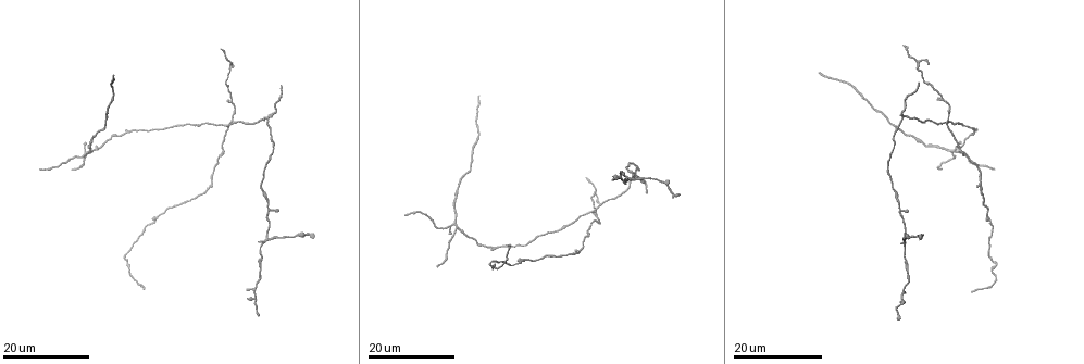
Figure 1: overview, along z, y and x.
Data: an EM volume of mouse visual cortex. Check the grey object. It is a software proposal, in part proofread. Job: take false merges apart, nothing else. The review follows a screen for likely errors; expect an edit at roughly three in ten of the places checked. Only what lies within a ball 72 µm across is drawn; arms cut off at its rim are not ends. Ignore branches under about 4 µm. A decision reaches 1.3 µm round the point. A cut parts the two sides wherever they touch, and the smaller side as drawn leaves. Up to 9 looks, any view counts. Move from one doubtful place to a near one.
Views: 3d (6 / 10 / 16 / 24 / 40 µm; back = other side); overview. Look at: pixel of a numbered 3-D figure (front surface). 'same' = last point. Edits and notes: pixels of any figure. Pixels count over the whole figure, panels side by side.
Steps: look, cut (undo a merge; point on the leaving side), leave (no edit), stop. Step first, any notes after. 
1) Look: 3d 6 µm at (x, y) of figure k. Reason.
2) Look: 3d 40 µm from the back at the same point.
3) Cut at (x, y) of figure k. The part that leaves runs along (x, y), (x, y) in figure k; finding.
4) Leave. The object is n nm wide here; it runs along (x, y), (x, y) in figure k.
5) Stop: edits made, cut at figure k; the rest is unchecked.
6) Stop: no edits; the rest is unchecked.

Look: 3d 24 µm at (266, 119) of figure 1.

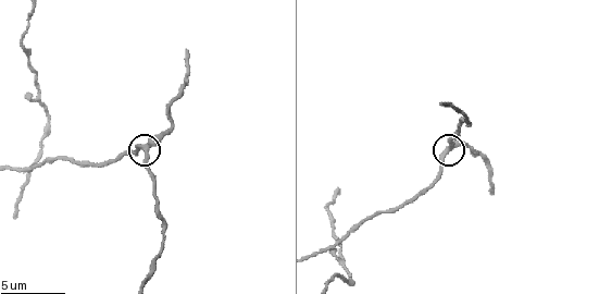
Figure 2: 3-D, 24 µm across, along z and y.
Look: 3d 10 µm at (146, 147) of figure 2.

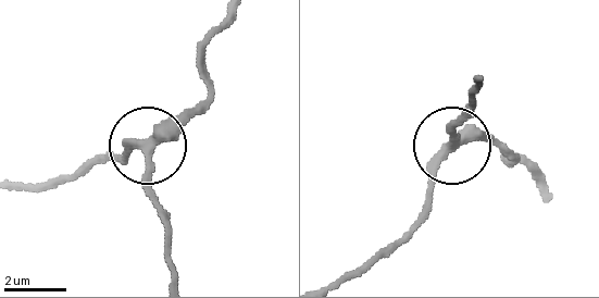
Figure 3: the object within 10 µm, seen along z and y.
Leave. 3 arms meet here; it runs along (354, 276), (410, 227), (440, 157), (487, 141), (516, 157) in figure 3; one neuron here.

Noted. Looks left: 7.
Look: 3d 24 µm at (455, 223) of figure 1. Three arms meet.

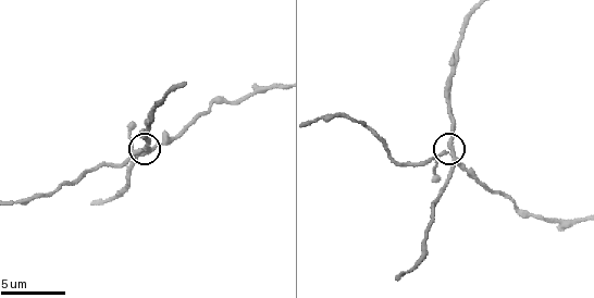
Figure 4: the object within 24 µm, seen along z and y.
Look: 3d 6 µm at (448, 150) of figure 4. Closer look.

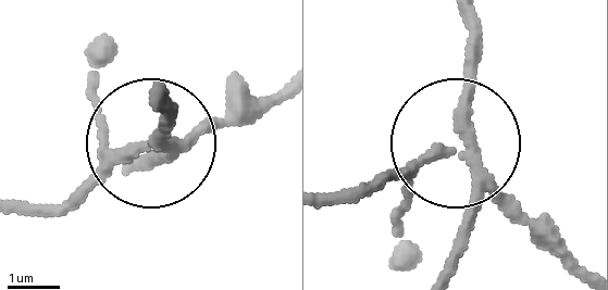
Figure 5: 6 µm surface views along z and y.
Cut at (467, 98) of figure 5. The object is 240 nm wide here; the part that leaves runs along (483, 168), (470, 16) in figure 5; a second neuron is stuck on.

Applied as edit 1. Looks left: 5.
Look: overview. Redraw.

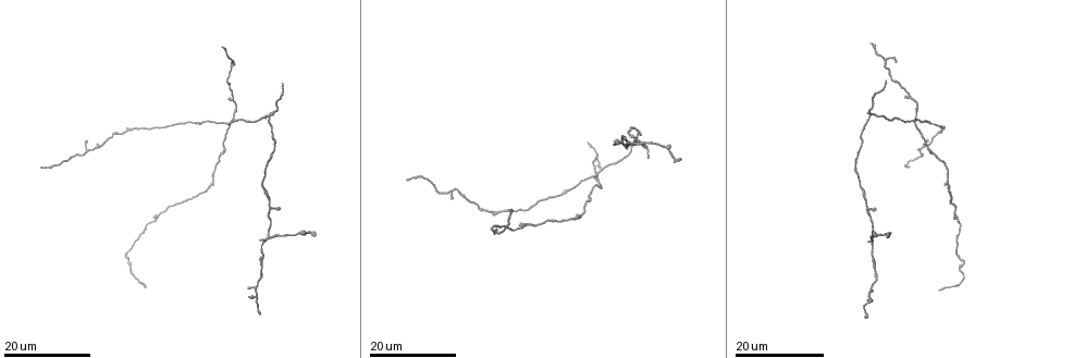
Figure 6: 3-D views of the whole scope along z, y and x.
Look: 3d 16 µm at (593, 175) of figure 6.

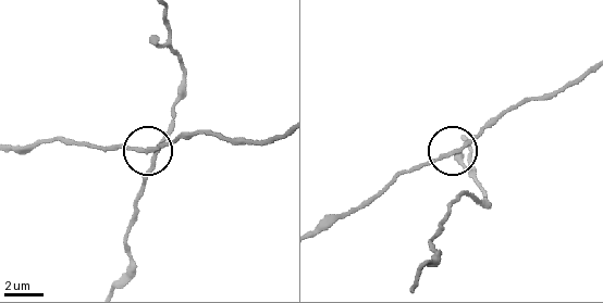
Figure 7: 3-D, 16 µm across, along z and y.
Look: 3d 6 µm at (443, 157) of figure 7. Closer look.

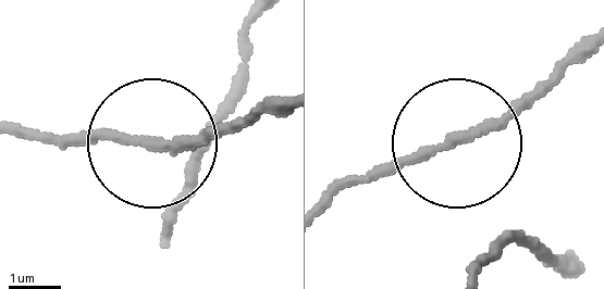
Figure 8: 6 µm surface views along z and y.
Look: 3d 6 µm from the back at (459, 140) of figure 8.

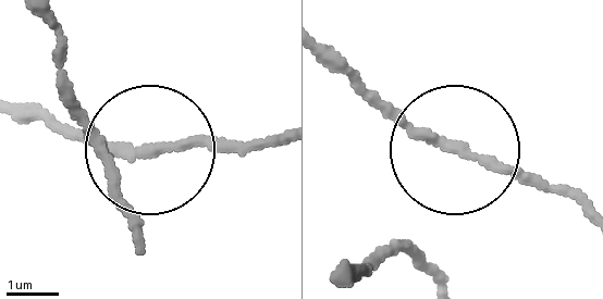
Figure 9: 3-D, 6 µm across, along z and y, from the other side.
Leave. 3 arms meet here; it runs along (283, 140), (93, 140) in figure 9; continuous, no second neuron.

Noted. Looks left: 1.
Stop: edits made, cut at figure 5; the rest is unchecked.

